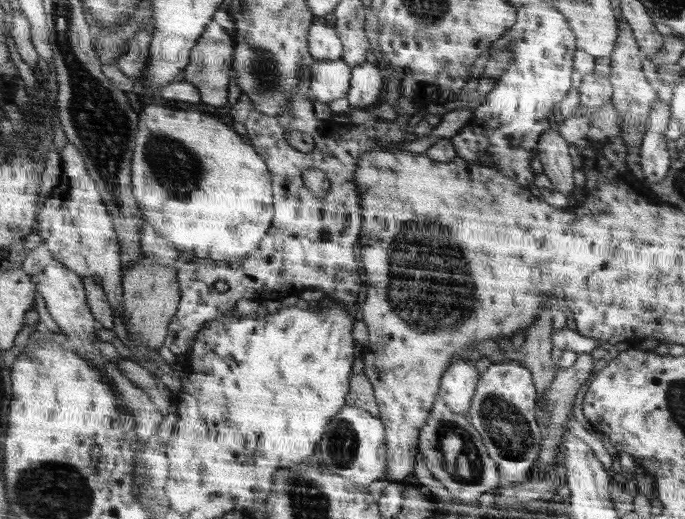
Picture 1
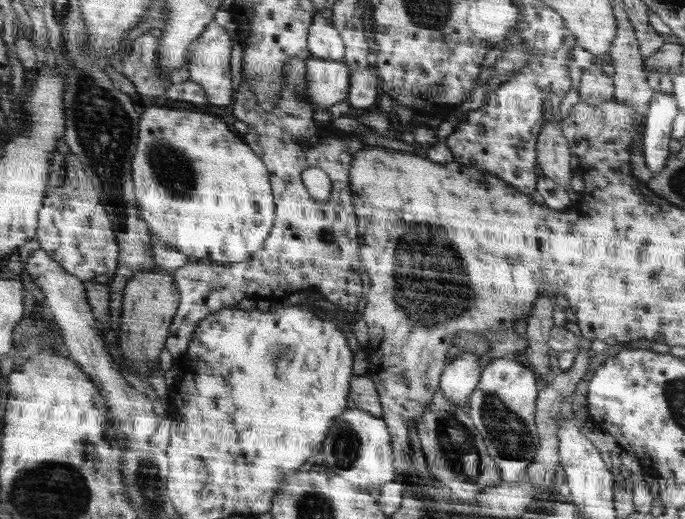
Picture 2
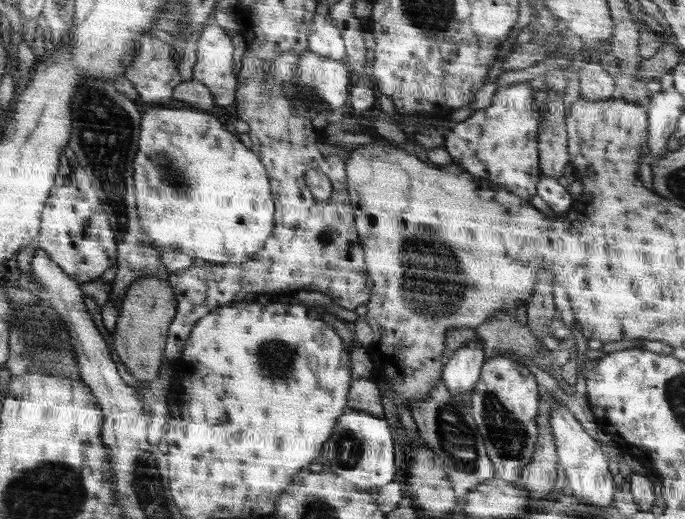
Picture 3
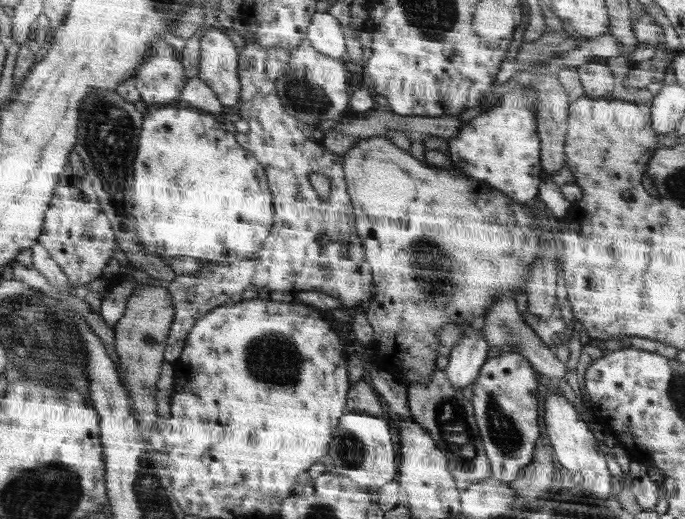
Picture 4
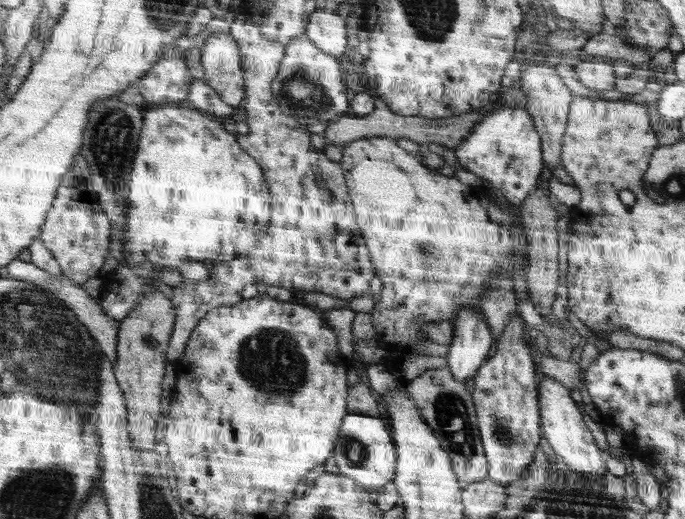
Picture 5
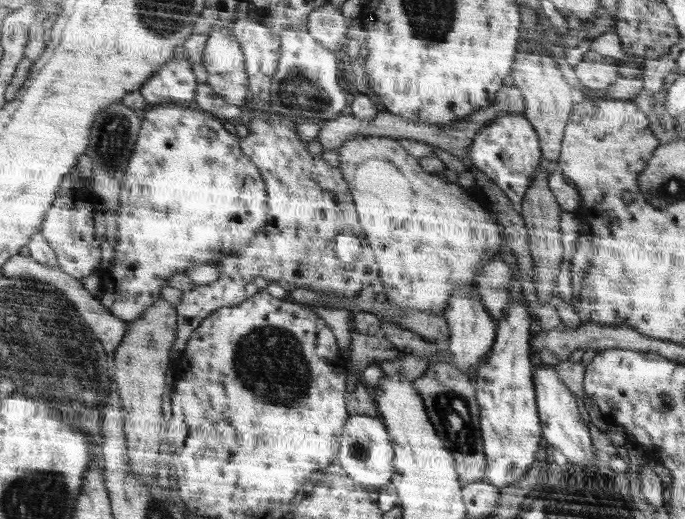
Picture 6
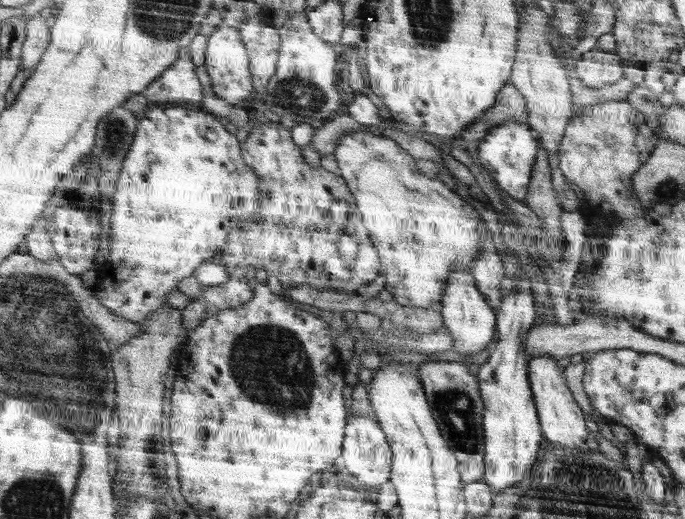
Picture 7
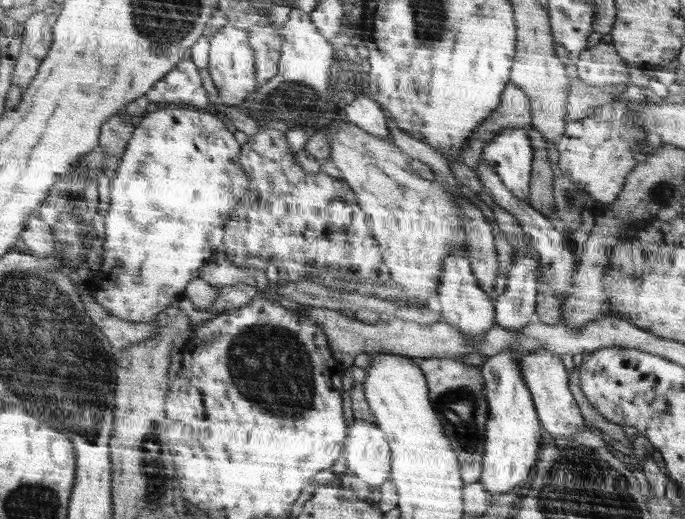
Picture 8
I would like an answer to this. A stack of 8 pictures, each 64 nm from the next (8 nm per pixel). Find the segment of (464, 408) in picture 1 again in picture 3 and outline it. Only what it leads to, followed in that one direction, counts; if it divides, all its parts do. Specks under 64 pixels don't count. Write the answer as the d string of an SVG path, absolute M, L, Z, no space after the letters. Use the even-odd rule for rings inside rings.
M468 342L453 352L442 375L444 386L450 390L450 394L466 394L480 380L484 360L482 349L484 346L478 346L478 342Z

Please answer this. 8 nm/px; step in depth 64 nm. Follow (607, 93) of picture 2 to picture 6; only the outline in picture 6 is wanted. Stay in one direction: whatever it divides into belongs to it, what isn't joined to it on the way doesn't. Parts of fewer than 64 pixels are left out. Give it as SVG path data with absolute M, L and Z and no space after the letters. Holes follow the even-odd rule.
M589 50L574 69L581 85L586 89L604 90L620 78L617 71L619 64L615 58Z

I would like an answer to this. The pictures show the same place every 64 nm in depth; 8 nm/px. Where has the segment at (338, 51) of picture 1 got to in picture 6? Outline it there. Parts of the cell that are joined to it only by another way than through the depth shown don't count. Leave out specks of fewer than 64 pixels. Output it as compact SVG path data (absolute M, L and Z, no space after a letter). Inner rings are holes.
M327 3L309 15L307 28L322 46L336 52L342 48L346 30L353 23L352 19L344 18L340 10L336 10L334 6Z

